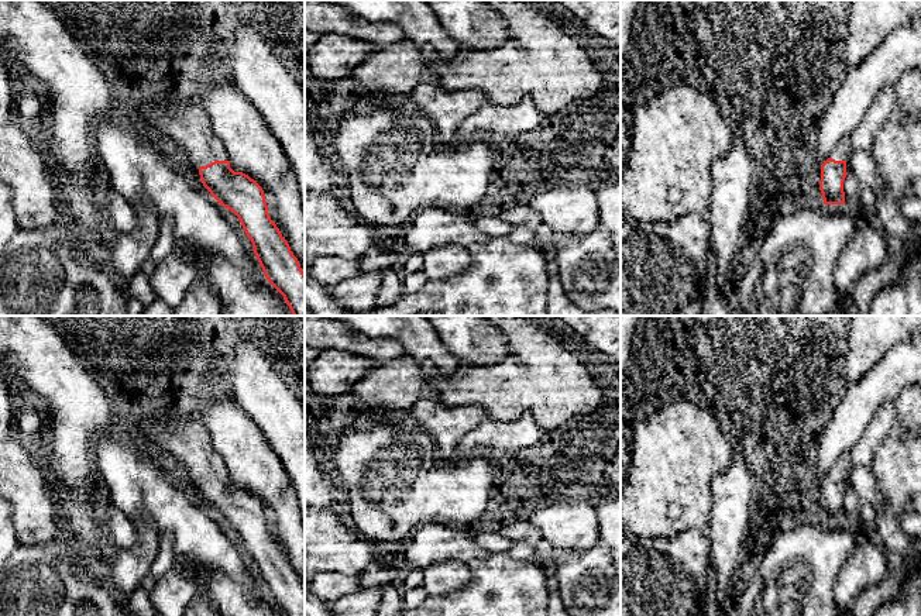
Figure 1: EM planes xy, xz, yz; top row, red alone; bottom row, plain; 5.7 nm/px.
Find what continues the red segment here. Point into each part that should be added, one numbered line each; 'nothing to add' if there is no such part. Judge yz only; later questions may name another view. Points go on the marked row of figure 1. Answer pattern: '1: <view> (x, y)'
1: yz (841, 150)

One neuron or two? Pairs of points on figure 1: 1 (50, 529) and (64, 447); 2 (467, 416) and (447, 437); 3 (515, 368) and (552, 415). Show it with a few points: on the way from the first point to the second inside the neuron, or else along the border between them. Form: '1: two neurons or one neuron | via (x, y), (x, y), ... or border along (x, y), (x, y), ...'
1: two neurons | border along (45, 468), (54, 485), (55, 505), (62, 526)
2: one neuron | via (461, 422), (452, 432)
3: one neuron | via (526, 379), (550, 403)

